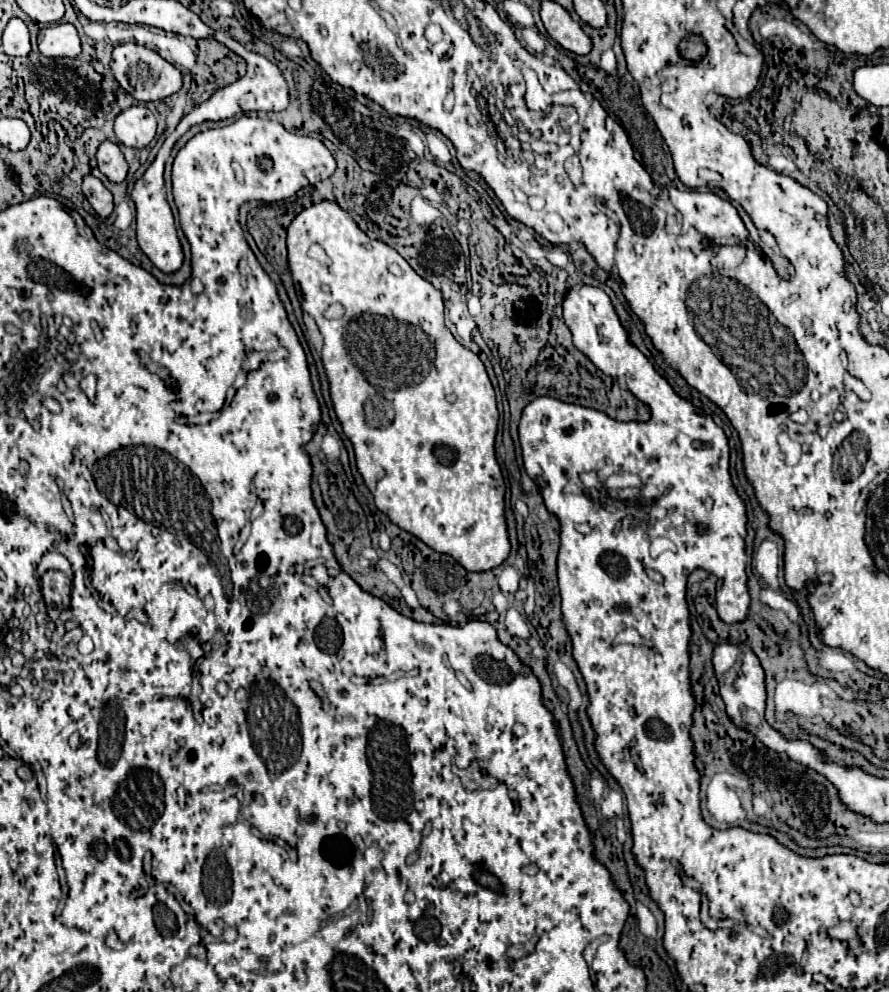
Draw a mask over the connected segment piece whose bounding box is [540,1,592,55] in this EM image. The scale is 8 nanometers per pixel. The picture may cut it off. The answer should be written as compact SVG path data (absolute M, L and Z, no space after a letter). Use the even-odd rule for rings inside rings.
M542 1L540 3L540 19L548 31L548 35L566 51L572 51L576 55L586 55L592 49L590 37L582 31L582 27L568 15L568 11L554 3L554 1Z

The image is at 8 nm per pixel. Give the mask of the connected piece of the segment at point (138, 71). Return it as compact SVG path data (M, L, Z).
M124 43L118 45L112 51L112 59L110 59L110 69L114 79L138 101L142 103L154 103L160 99L166 99L168 95L176 93L182 87L182 75L180 71L168 63L166 59L162 59L156 51L136 45L136 43Z

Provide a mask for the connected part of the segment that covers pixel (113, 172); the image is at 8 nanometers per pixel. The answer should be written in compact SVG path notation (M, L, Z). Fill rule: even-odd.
M102 141L98 145L96 151L96 161L98 161L98 169L114 183L120 183L126 179L128 173L128 163L122 155L122 151L118 149L116 143L112 141Z

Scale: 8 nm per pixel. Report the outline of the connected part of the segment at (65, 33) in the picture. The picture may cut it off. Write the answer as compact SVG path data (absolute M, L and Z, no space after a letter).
M48 25L38 33L40 53L46 57L76 57L80 53L80 37L74 25Z

